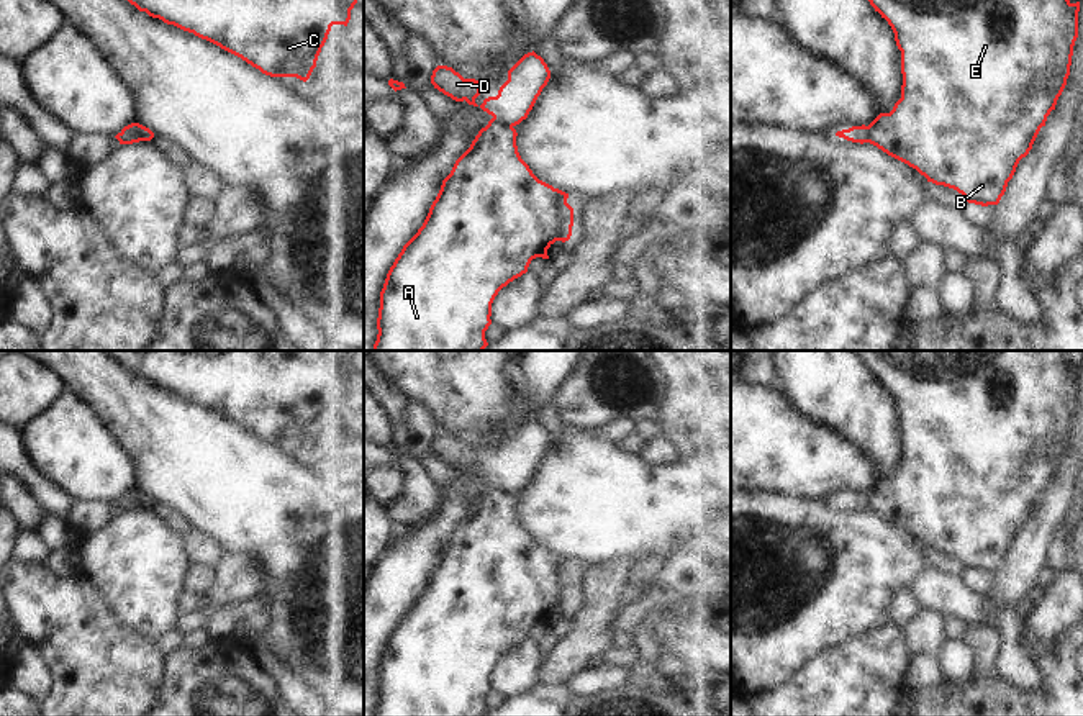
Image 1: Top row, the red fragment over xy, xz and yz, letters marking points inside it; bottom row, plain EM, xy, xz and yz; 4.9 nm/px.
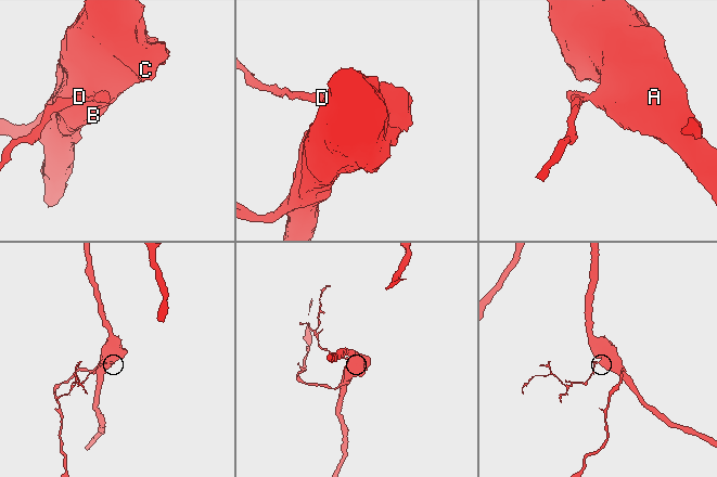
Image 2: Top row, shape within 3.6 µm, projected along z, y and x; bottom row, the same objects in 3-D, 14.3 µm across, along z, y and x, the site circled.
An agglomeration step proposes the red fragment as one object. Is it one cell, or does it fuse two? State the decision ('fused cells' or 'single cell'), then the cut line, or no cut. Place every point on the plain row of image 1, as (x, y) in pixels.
fused cells; cut xz (492, 485), (512, 495)

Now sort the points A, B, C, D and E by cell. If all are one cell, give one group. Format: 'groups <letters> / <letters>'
groups A B C E / D

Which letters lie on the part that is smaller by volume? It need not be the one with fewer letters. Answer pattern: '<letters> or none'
D

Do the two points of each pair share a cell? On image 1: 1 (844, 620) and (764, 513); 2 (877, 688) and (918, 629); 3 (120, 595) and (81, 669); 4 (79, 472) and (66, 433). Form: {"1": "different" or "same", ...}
{"1": "same", "2": "different", "3": "different", "4": "same"}

